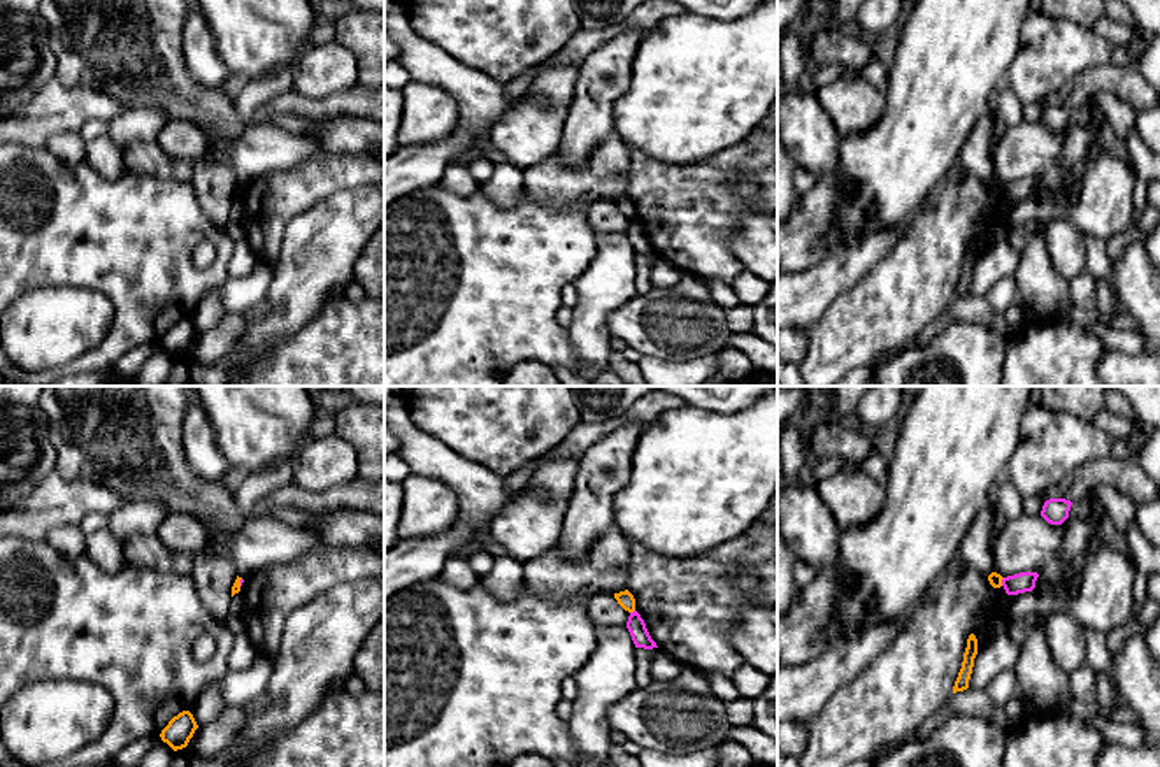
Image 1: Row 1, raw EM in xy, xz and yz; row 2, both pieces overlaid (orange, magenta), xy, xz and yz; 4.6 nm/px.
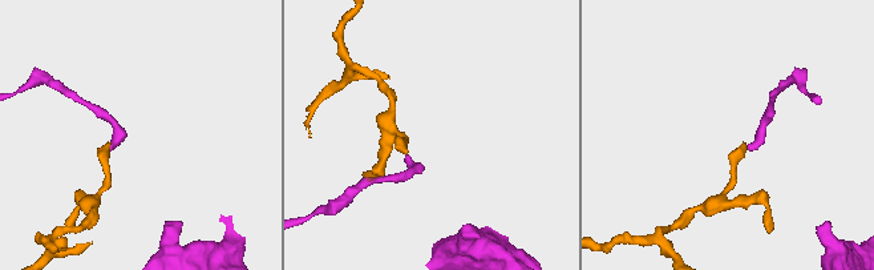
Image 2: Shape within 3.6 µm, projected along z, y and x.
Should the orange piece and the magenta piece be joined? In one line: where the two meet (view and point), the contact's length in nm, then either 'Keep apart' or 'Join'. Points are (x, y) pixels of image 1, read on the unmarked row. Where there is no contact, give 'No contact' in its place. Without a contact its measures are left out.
Touches orange at xz (632, 218). Shared border 30 nm. Keep apart

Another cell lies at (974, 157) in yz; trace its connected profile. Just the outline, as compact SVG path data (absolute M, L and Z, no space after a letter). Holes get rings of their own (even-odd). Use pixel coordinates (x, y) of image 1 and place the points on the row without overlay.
M993 111L979 118L976 128L965 139L958 156L963 172L986 183L993 179L993 160L990 154L993 123Z

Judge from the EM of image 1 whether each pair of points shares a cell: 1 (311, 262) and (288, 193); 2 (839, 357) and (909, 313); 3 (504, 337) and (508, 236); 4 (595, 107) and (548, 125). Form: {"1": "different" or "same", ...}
{"1": "different", "2": "same", "3": "same", "4": "different"}

